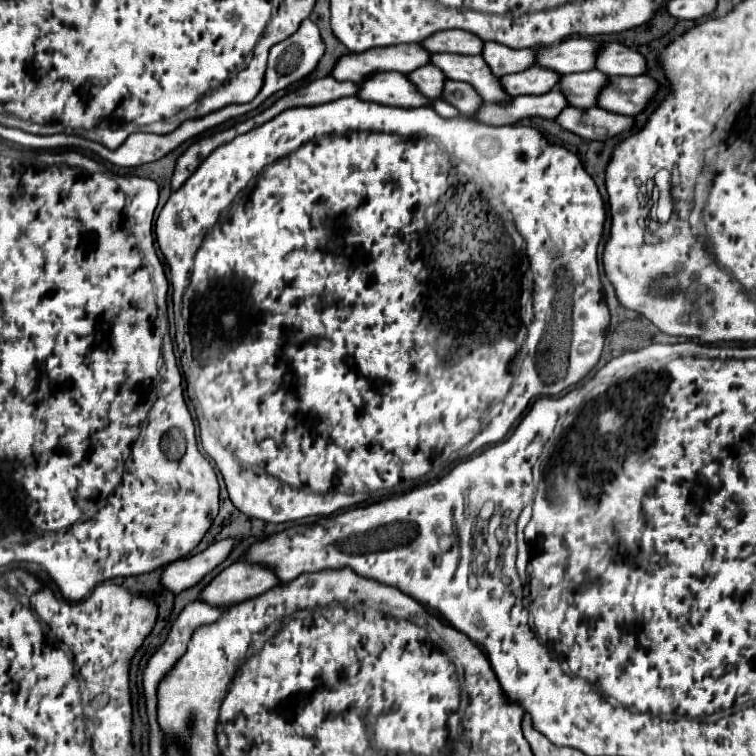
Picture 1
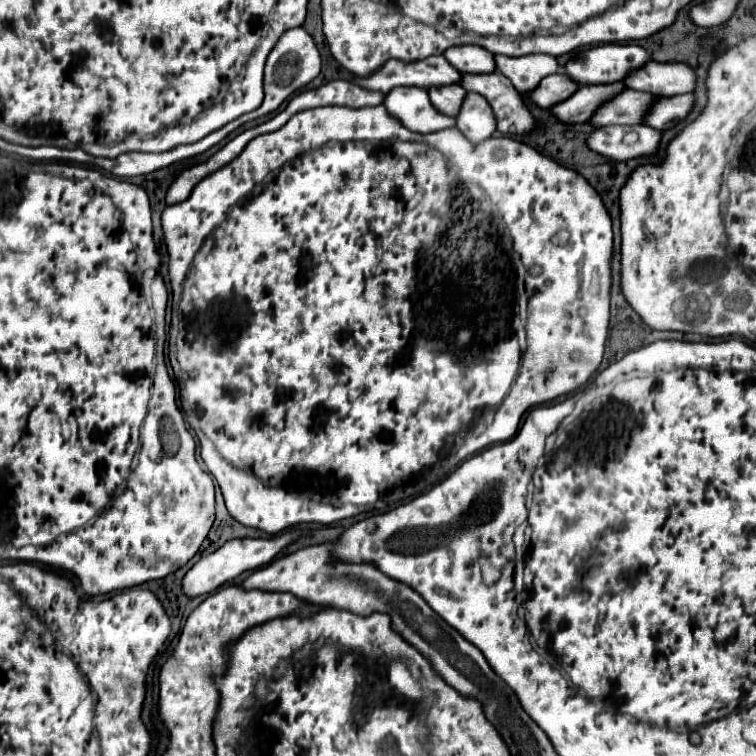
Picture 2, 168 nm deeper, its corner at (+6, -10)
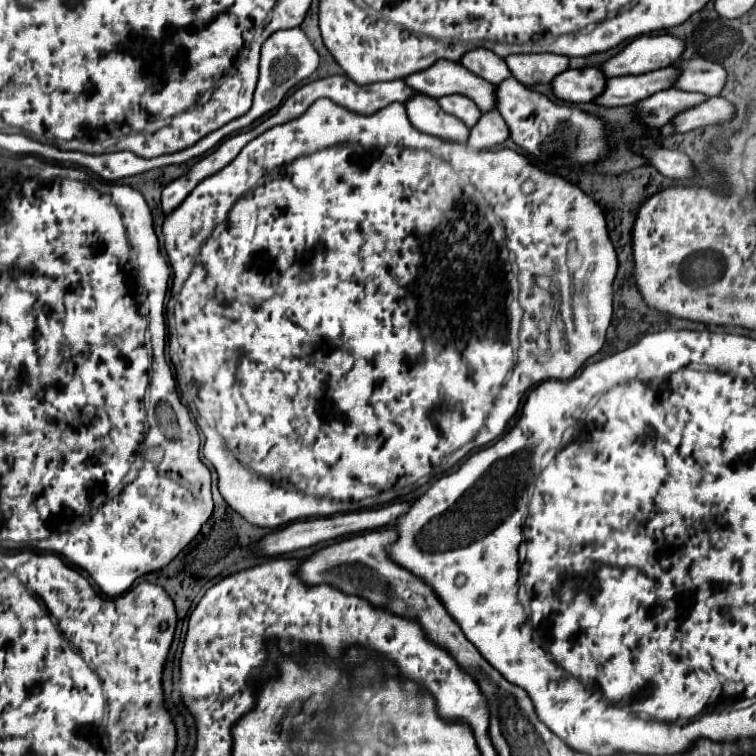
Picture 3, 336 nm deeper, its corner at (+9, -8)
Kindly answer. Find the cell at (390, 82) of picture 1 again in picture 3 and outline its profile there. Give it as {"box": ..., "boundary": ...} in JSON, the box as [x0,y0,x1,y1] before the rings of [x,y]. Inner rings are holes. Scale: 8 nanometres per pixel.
{"box":[406,95,468,143],"boundary":[[[418,95],[412,97],[406,103],[408,117],[412,125],[428,135],[436,135],[444,141],[456,141],[456,143],[466,143],[468,139],[468,127],[458,119],[440,109],[436,99],[428,95]]]}

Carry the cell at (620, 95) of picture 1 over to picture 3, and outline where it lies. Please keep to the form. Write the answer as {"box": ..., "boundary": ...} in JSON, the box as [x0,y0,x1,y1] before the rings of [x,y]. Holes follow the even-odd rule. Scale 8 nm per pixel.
{"box":[672,97,736,133],"boundary":[[[710,97],[704,105],[692,107],[680,115],[676,115],[672,119],[672,125],[676,127],[678,133],[686,133],[698,127],[706,127],[706,125],[722,125],[732,121],[736,115],[736,107],[734,103],[730,103],[728,99],[722,97]]]}

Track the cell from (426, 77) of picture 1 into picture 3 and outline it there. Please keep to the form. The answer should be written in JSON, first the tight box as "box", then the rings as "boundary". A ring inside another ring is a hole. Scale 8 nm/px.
{"box":[438,95,480,127],"boundary":[[[448,95],[448,97],[440,97],[438,99],[440,107],[458,117],[460,121],[464,121],[468,127],[470,125],[476,125],[476,121],[480,119],[480,109],[476,109],[476,103],[472,103],[468,97],[462,97],[462,95]]]}

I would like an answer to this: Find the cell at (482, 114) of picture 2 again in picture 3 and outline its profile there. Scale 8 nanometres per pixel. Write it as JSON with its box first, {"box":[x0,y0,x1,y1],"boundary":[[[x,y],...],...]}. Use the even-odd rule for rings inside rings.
{"box":[468,111,510,149],"boundary":[[[488,111],[482,113],[480,121],[470,129],[470,137],[468,137],[468,145],[472,149],[492,149],[500,143],[504,143],[510,137],[508,133],[508,125],[504,123],[504,119],[500,117],[500,113]]]}

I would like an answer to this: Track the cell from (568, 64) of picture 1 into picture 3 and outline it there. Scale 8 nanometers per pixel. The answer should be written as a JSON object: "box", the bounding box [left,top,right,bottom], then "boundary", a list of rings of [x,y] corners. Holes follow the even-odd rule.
{"box":[602,35,686,77],"boundary":[[[642,35],[602,65],[606,77],[642,75],[680,61],[686,43],[674,35]]]}

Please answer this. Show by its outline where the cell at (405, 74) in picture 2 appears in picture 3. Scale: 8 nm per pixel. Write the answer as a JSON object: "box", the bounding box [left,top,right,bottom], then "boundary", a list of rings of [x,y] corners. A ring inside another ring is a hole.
{"box":[406,61,496,113],"boundary":[[[436,61],[426,71],[406,77],[406,83],[434,99],[454,93],[466,95],[478,105],[482,113],[488,109],[496,109],[496,87],[464,69],[460,63]]]}

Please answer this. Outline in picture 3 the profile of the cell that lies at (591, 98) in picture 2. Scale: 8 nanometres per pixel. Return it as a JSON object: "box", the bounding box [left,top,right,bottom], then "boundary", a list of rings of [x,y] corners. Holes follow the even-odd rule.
{"box":[596,67,680,107],"boundary":[[[664,67],[664,69],[644,73],[644,75],[610,77],[606,81],[604,93],[596,99],[596,103],[606,105],[606,107],[638,103],[638,101],[642,101],[642,99],[658,93],[658,91],[674,87],[676,73],[680,73],[680,69]]]}

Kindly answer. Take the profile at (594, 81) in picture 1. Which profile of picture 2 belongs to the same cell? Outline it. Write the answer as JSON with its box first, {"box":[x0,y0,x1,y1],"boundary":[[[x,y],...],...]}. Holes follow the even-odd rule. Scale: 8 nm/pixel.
{"box":[589,89,651,127],"boundary":[[[633,89],[619,91],[619,95],[613,95],[607,99],[607,103],[599,105],[599,111],[591,115],[589,123],[595,127],[603,125],[639,125],[643,115],[647,113],[647,107],[651,105],[651,93],[641,93]]]}

